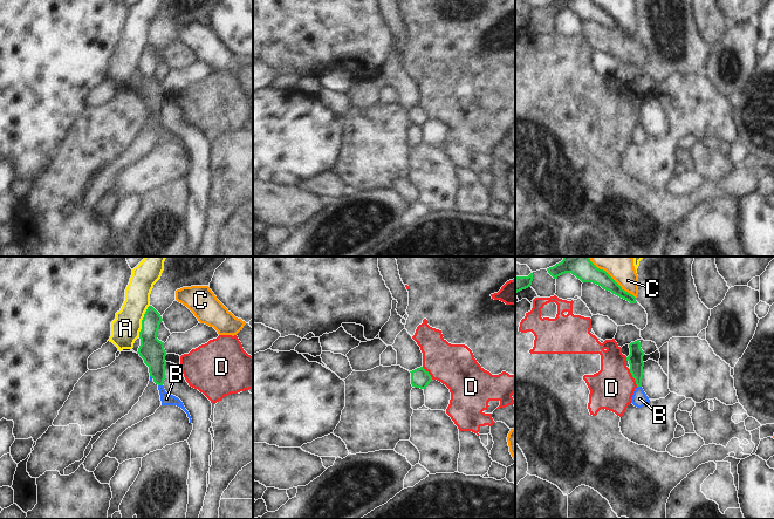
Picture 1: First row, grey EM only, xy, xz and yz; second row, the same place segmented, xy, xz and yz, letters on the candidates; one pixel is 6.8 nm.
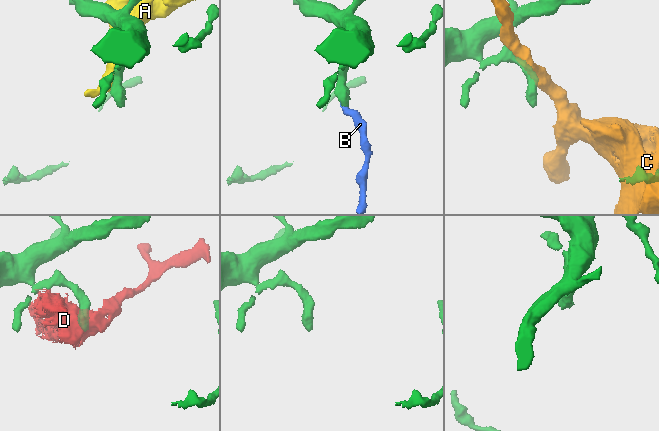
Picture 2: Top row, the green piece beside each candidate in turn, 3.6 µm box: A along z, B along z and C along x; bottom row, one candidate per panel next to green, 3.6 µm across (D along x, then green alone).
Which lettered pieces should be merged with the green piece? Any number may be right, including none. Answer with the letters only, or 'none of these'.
B

